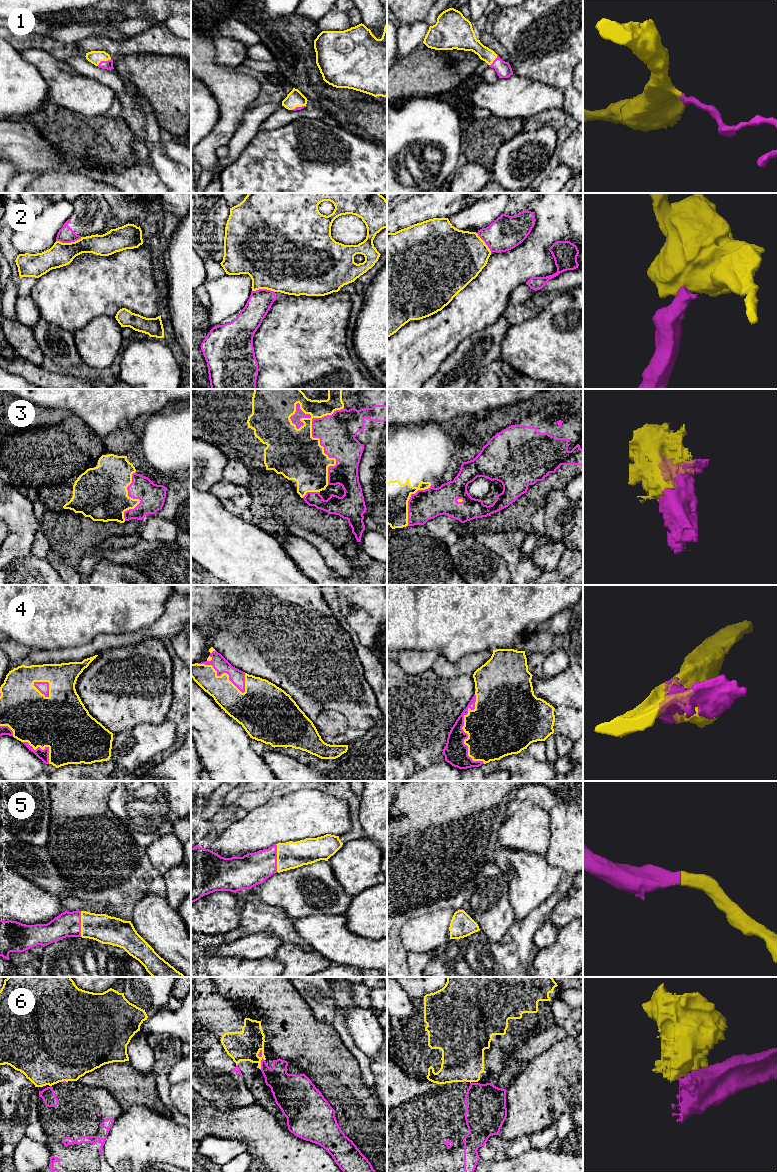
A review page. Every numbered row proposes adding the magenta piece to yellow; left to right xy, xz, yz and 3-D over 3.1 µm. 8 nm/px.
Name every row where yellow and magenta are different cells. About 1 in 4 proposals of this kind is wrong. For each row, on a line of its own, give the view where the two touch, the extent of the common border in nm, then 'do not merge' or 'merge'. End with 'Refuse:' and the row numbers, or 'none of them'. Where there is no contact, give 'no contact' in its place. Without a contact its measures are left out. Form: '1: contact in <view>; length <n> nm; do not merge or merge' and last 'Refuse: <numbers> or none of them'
1: contact in xy; length 130 nm; merge
2: contact in xy; length 220 nm; do not merge
3: contact in xz; length 700 nm; merge
4: contact in yz; length 550 nm; merge
5: contact in xz; length 220 nm; merge
6: contact in xz; length 170 nm; do not merge
Refuse: 2, 6

